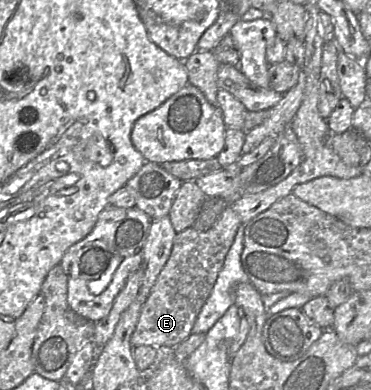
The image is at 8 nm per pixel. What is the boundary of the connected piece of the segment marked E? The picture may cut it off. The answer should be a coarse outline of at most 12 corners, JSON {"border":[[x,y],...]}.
{"border":[[241,225],[176,234],[132,347],[164,354],[192,334]]}

